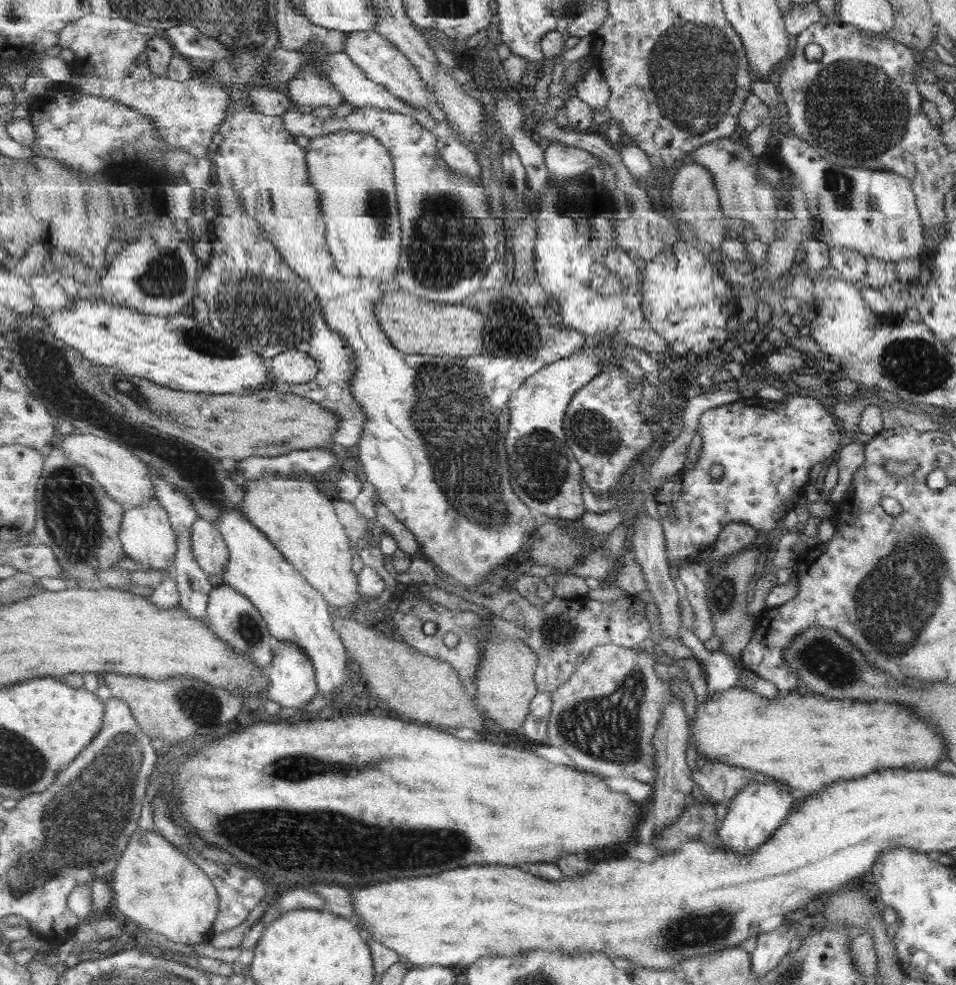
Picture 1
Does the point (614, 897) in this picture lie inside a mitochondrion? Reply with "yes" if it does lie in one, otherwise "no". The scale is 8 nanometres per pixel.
no

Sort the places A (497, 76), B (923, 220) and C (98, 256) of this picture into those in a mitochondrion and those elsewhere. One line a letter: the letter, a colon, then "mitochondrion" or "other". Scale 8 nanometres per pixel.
A: other
B: other
C: other

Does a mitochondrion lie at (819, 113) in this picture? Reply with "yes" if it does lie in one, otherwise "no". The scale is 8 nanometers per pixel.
yes

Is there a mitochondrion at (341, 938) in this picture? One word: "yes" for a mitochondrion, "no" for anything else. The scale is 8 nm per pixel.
no

